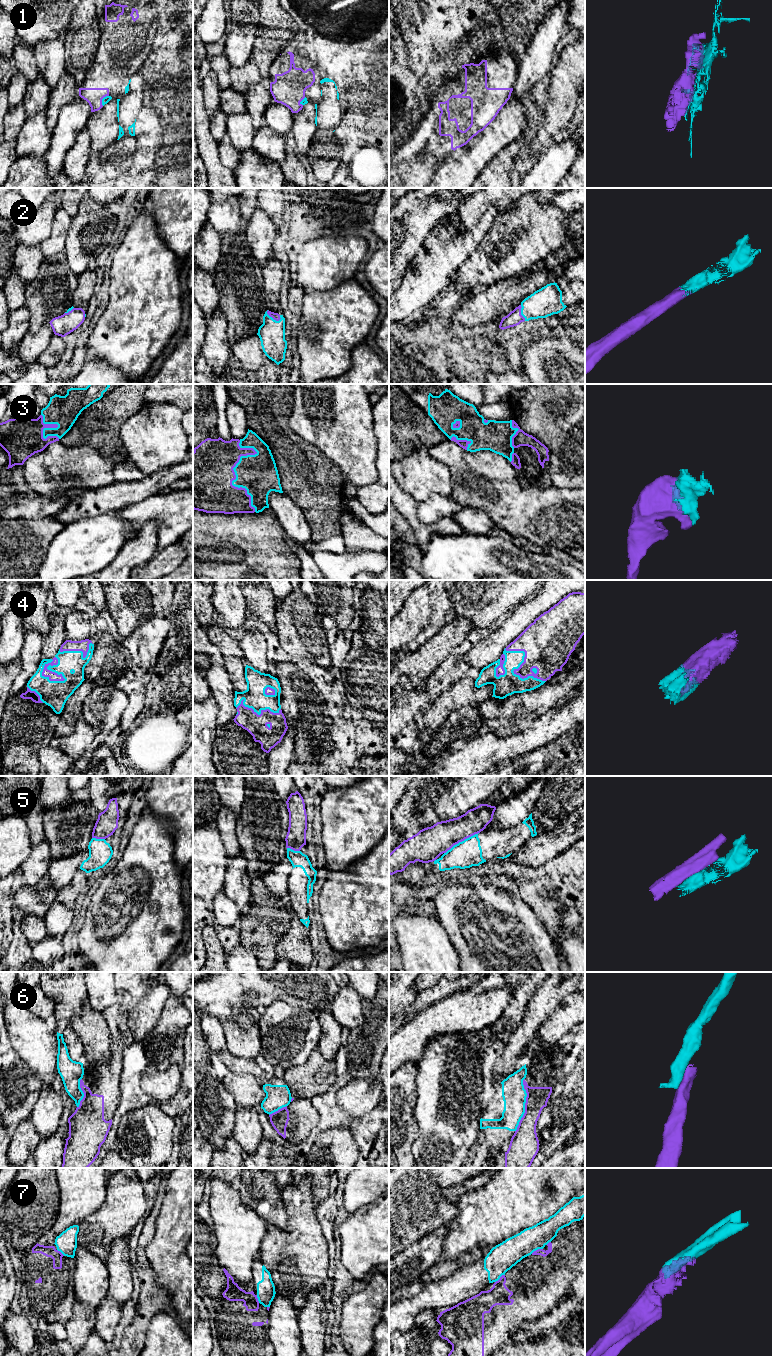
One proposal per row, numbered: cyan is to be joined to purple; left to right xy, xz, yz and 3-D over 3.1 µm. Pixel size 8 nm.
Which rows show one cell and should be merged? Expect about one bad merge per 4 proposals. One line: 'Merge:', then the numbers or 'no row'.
Merge: 2, 3, 4

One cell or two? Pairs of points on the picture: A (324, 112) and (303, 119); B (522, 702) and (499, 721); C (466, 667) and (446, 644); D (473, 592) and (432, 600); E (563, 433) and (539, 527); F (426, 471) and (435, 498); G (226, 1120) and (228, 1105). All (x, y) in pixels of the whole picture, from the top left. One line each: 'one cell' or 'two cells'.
A: two cells
B: one cell
C: one cell
D: two cells
E: two cells
F: two cells
G: one cell

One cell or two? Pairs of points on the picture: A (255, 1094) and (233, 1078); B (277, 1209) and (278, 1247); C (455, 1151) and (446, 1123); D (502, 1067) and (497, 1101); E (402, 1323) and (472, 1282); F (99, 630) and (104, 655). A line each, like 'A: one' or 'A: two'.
A: one
B: two
C: one
D: two
E: one
F: two

